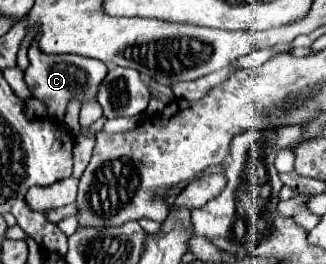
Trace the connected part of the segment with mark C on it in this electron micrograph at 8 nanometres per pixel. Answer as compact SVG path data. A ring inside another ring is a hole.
M35 43L29 47L29 67L25 71L25 81L33 91L33 97L43 101L49 107L49 117L61 121L65 117L65 107L71 99L79 97L79 101L87 103L97 97L97 89L107 75L107 65L103 61L95 61L81 55L43 55Z

